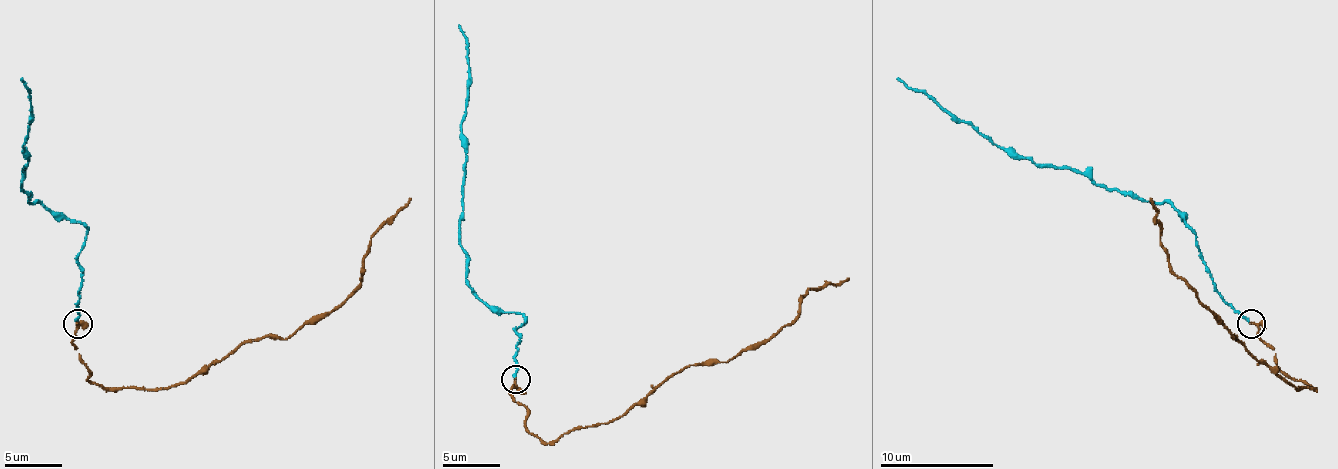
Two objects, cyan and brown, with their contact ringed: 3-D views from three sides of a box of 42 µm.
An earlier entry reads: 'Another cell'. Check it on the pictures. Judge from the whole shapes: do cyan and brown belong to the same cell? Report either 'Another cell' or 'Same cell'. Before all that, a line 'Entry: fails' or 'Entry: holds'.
Entry: fails
Same cell

